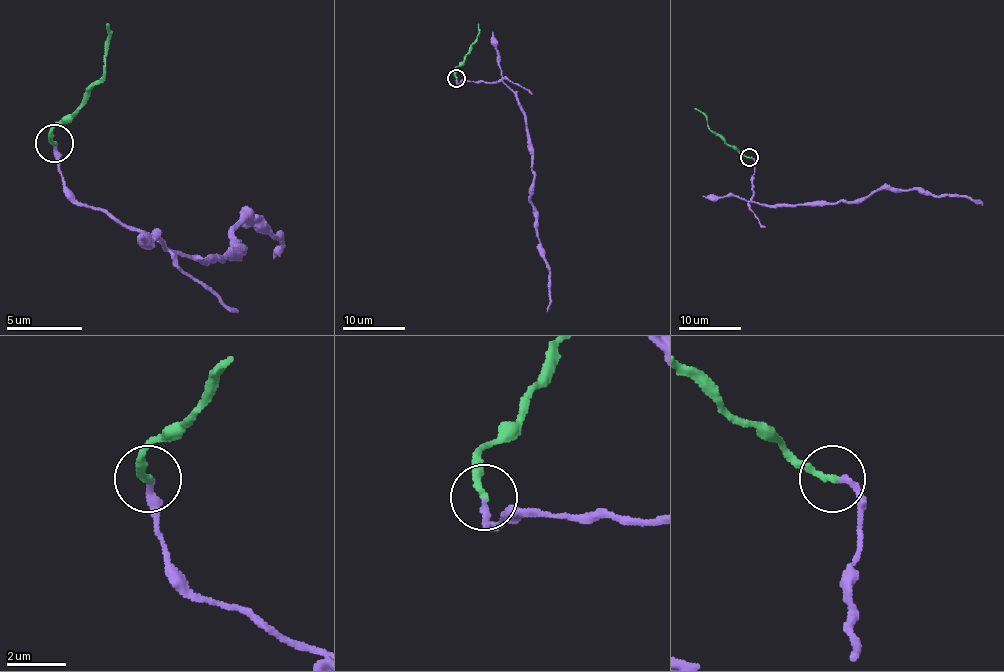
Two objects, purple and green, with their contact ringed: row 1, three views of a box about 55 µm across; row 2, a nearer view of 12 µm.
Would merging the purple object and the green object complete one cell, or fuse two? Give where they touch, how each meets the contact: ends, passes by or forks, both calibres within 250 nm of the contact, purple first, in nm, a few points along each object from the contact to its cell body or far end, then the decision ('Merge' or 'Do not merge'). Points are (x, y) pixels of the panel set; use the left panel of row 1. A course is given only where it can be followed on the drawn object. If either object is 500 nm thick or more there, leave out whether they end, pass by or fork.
Place: (54, 143). At the ring purple ends. At the ring green ends. Thickness 240 nm (purple) against 240 nm. Course of purple: (55, 142), (81, 203), (165, 248), (240, 252), (248, 218), (278, 237), (275, 259). Course of green: (55, 142), (51, 131), (104, 74), (108, 24). Do not merge

